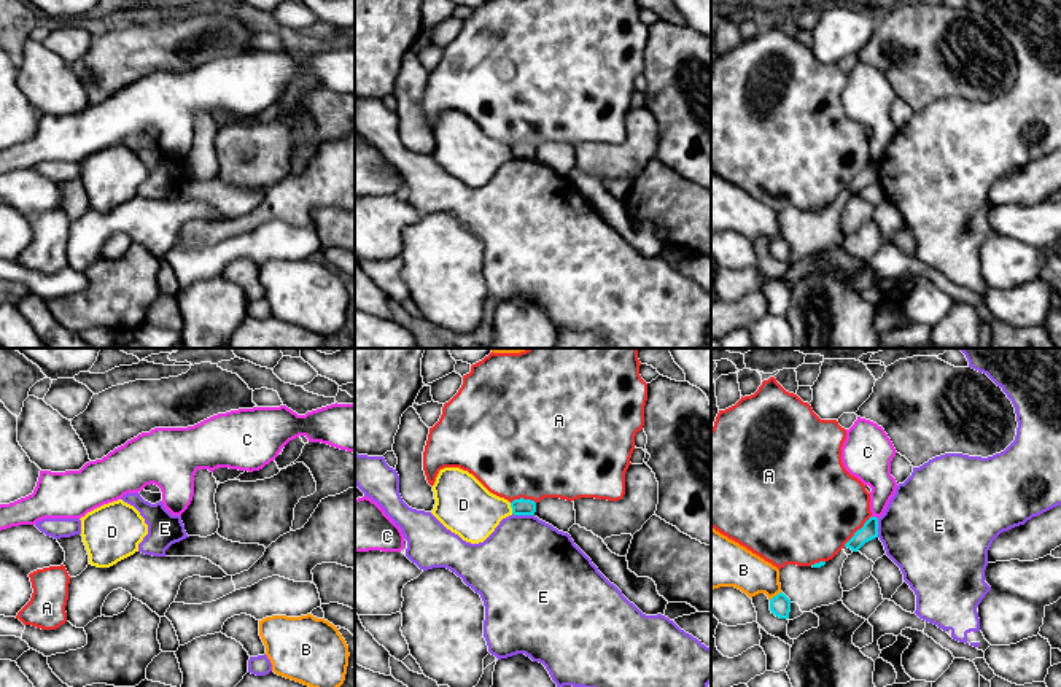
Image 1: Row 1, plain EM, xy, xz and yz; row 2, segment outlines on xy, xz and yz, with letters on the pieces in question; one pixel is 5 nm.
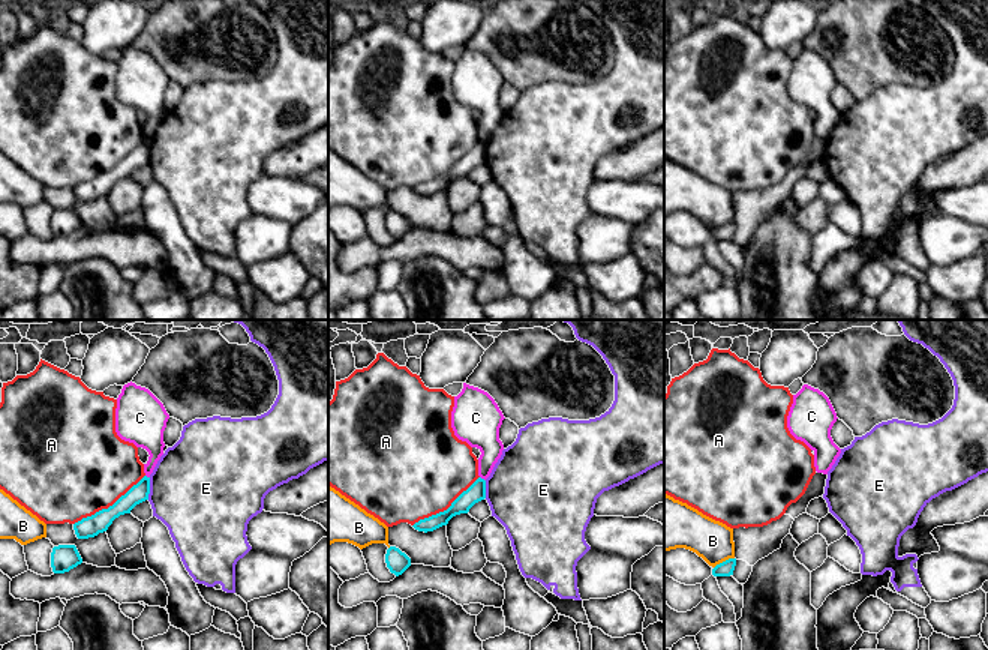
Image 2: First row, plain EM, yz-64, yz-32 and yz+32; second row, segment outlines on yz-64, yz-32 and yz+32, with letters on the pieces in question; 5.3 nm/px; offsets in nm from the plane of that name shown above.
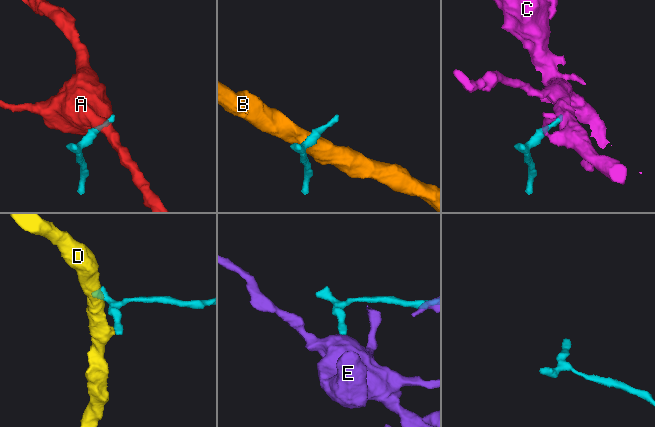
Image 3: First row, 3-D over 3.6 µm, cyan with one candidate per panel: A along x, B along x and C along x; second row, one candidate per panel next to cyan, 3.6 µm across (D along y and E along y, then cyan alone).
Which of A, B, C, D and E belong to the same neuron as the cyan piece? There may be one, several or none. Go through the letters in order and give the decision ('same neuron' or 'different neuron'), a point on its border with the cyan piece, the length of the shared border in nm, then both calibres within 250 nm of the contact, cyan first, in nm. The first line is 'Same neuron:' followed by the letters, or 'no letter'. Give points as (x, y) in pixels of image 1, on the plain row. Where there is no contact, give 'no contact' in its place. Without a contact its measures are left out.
Same neuron: no letter
A: different neuron; contact yz (856, 175); length 220 nm; calibres 90 and 480 nm
B: different neuron; contact yz (777, 239); length 80 nm; calibres 110 and 200 nm
C: different neuron; contact yz (875, 161); length 40 nm; calibres 90 and 180 nm
D: different neuron; contact xz (511, 150); length 60 nm; calibres 80 and 280 nm
E: different neuron; contact xz (524, 158); length 110 nm; calibres 80 and 460 nm

